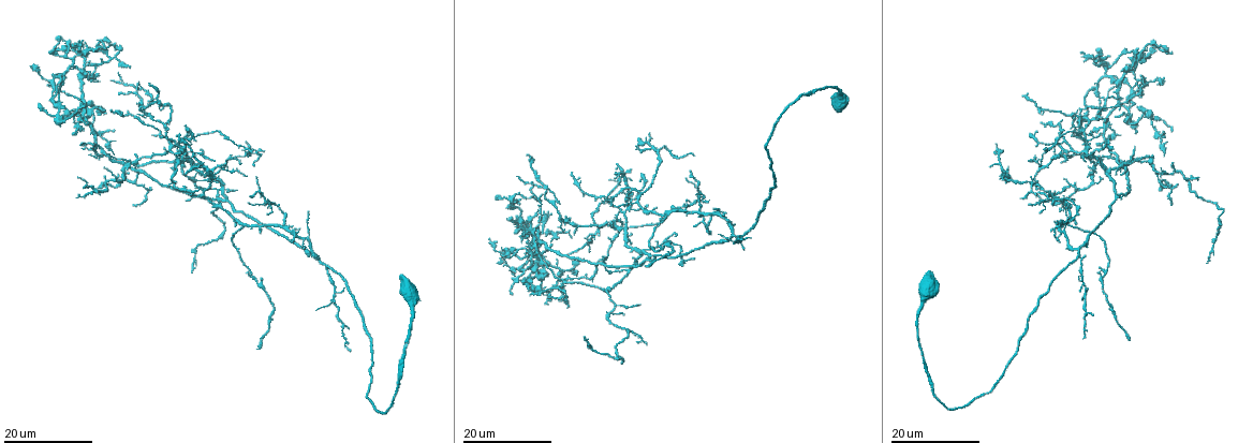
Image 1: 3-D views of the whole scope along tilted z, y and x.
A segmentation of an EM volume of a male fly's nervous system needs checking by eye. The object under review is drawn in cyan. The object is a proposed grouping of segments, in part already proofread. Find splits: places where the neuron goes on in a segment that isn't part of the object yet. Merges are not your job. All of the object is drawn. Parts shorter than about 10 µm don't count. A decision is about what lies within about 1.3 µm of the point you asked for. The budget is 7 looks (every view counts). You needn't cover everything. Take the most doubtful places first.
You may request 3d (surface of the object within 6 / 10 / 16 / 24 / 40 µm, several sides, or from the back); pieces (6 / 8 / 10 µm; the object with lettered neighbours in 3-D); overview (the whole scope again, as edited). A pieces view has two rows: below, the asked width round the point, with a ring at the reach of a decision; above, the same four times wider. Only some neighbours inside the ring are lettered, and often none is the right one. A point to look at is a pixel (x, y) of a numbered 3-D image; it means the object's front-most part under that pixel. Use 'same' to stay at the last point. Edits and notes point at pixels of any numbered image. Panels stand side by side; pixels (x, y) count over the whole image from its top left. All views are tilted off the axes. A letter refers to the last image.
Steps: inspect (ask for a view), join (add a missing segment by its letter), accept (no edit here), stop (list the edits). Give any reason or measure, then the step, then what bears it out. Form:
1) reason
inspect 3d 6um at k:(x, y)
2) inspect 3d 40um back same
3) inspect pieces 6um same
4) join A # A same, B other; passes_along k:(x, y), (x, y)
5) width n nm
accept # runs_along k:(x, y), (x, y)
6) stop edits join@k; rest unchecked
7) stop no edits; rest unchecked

branch stops here
inspect 3d 16um at 1:(634, 146)

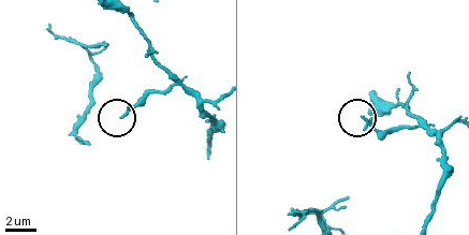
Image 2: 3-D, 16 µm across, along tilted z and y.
see the neighbours
inspect pieces 8um at 2:(367, 120)

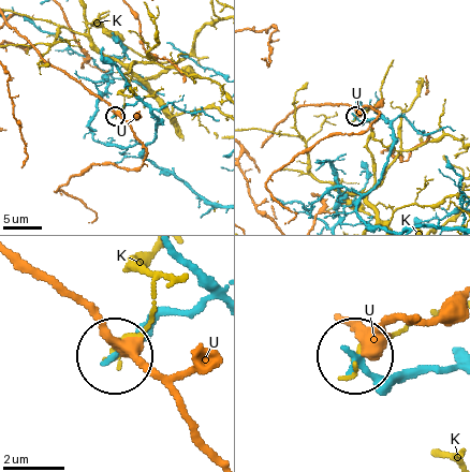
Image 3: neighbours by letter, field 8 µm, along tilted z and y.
accept # K other, U other; runs_along 3:(210, 299), (159, 311), (114, 352); no lettered segment goes on from it

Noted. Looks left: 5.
branch stops here
inspect 3d 16um at 1:(1022, 198)

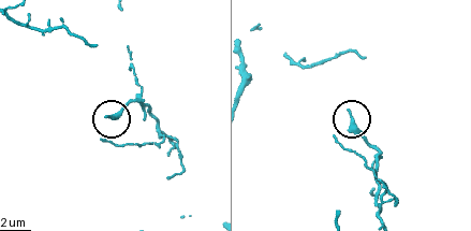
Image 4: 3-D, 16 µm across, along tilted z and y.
what lies round it
inspect pieces 6um at 4:(348, 114)

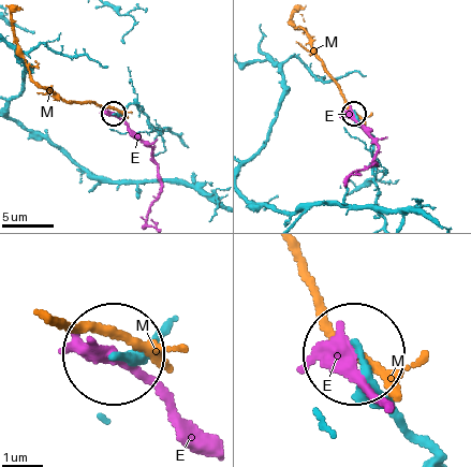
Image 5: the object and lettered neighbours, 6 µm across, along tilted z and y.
width 190 nm
accept # E other, M other; runs_along 5:(170, 326), (117, 356); no lettered segment goes on from it

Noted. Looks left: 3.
branch stops here
inspect 3d 16um at 1:(110, 79)

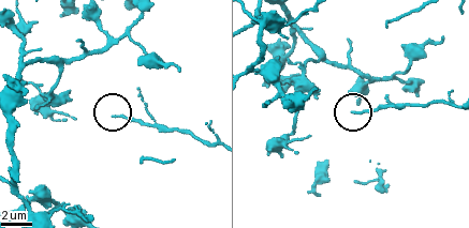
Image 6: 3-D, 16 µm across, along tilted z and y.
inspect pieces 8um at 6:(113, 115)

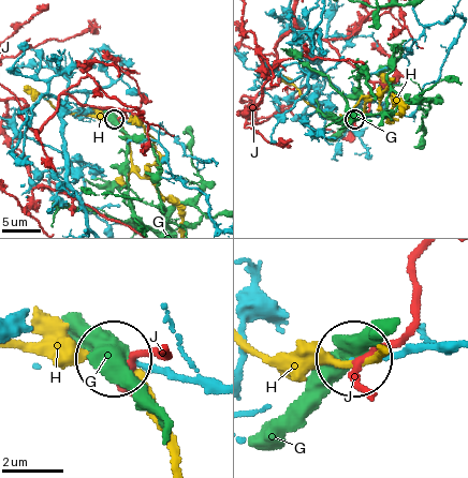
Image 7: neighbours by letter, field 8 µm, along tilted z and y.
accept # G other, H other, J other; none of them fits

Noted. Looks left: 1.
stop no edits; rest unchecked

